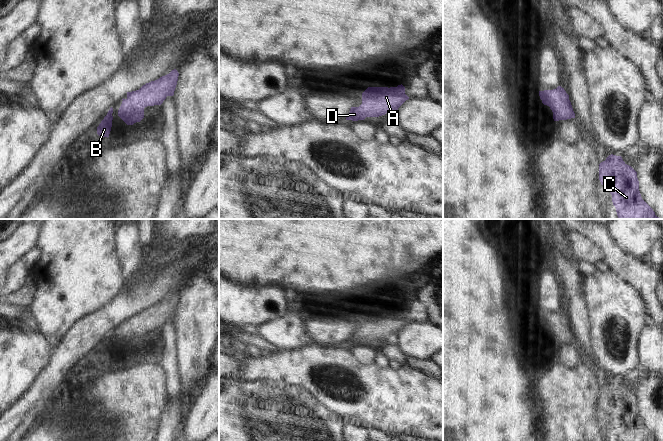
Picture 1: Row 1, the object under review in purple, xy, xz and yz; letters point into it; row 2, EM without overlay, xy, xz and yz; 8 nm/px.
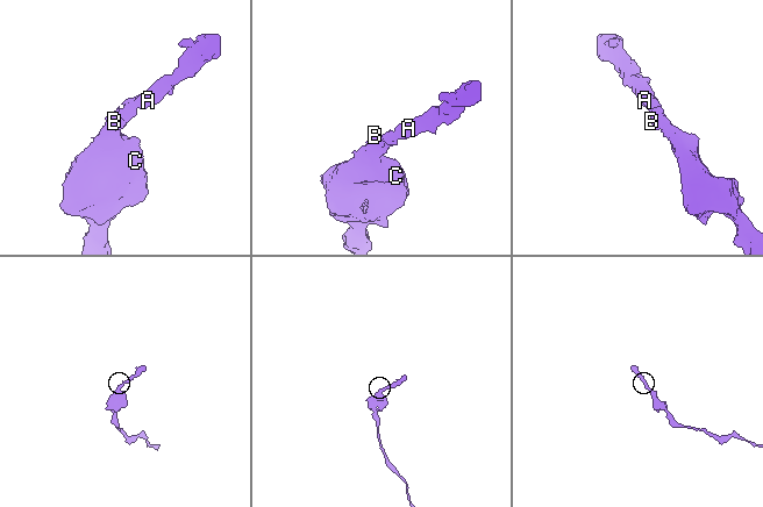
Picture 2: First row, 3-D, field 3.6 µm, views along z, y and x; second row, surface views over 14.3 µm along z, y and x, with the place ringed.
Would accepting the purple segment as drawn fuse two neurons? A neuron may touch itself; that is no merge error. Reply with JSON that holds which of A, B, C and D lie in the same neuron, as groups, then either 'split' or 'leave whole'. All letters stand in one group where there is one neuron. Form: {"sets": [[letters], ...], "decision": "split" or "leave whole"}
{"sets": [["A", "B", "C", "D"]], "decision": "leave whole"}

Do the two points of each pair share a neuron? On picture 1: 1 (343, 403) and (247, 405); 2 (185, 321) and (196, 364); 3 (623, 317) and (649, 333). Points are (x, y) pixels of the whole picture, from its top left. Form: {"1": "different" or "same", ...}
{"1": "different", "2": "same", "3": "different"}

